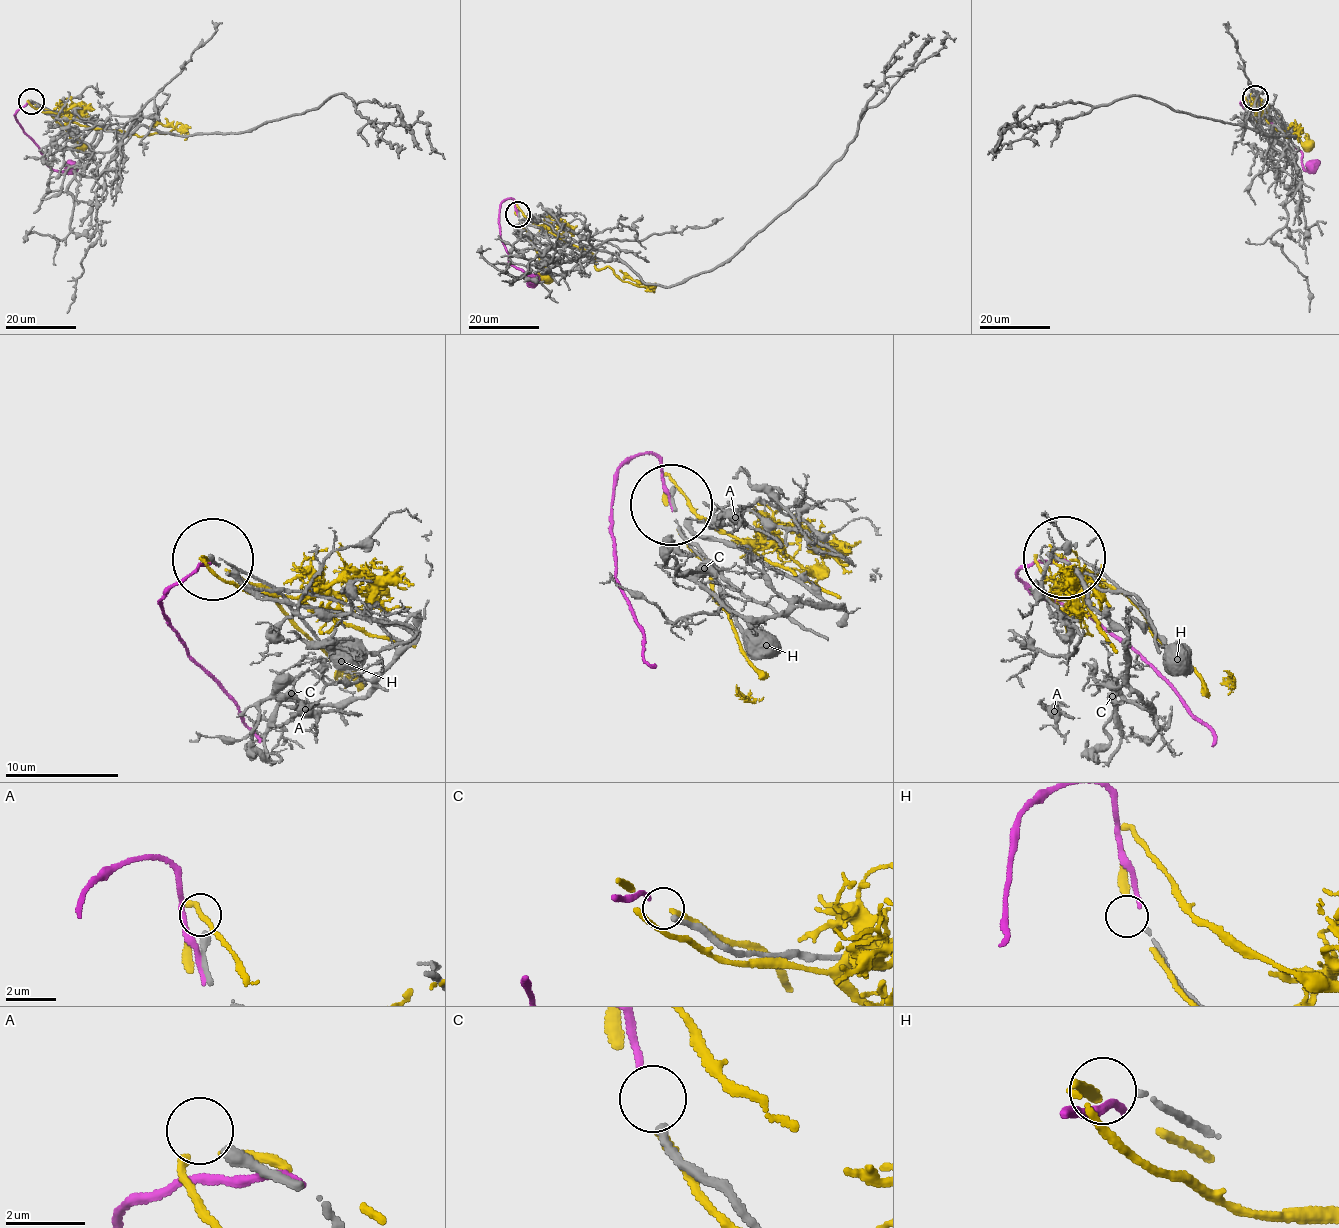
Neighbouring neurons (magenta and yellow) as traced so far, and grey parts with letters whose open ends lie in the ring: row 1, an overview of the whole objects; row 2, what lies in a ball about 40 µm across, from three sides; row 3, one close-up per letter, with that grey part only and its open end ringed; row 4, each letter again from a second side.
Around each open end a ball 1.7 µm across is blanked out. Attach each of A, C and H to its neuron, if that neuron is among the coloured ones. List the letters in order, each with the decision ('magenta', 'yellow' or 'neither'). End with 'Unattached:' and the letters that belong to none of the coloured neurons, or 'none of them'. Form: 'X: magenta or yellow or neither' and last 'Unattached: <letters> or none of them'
A: neither
C: magenta
H: neither
Unattached: A, H

